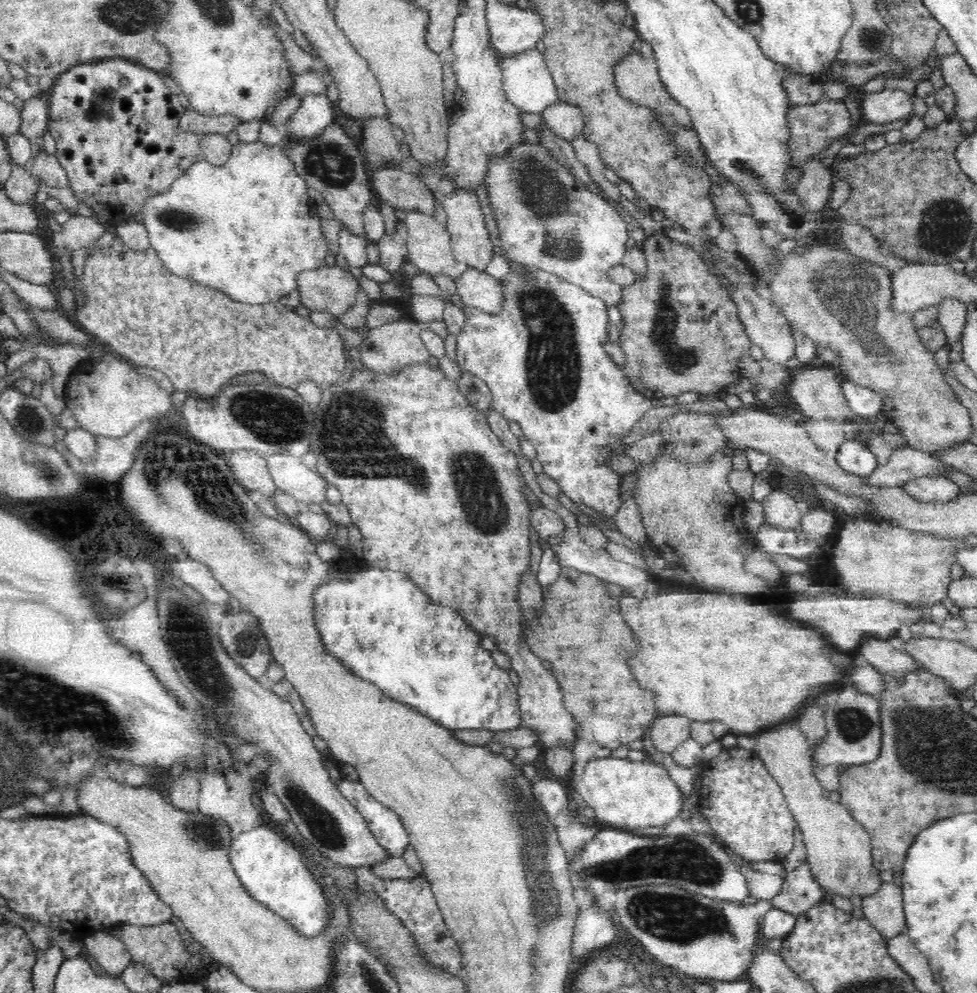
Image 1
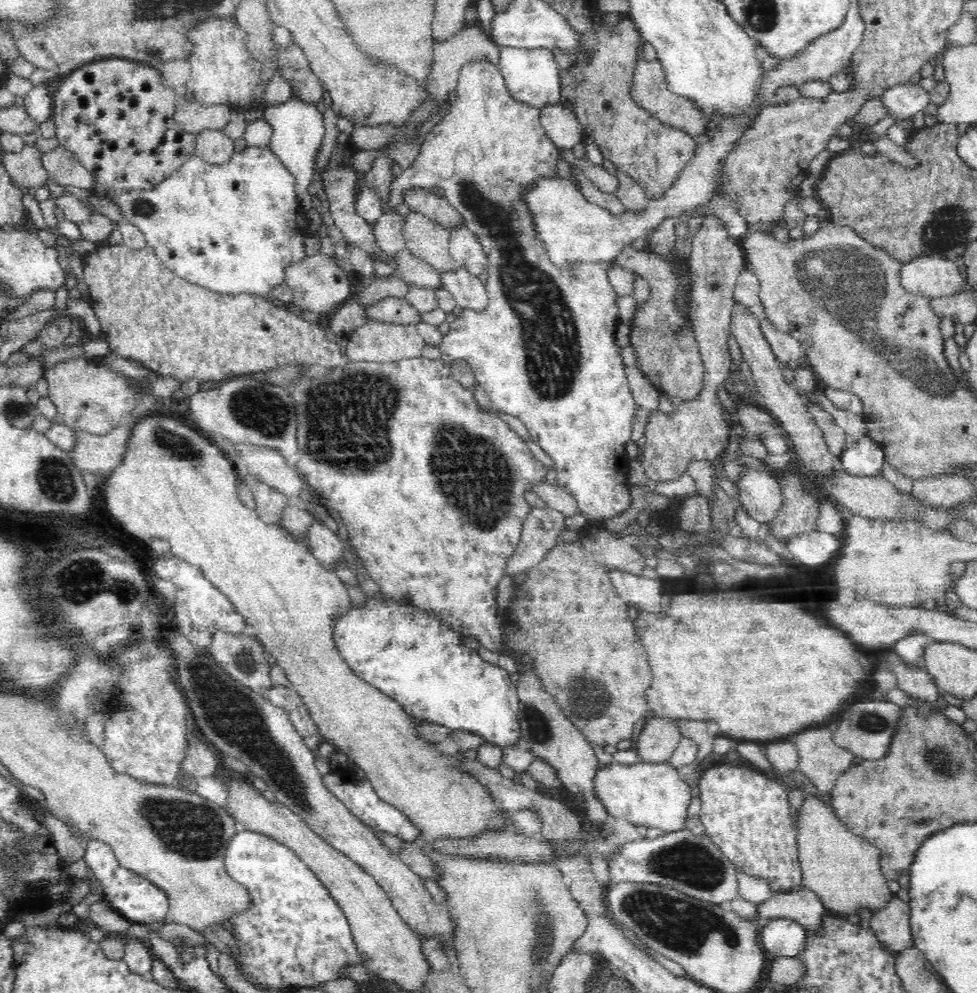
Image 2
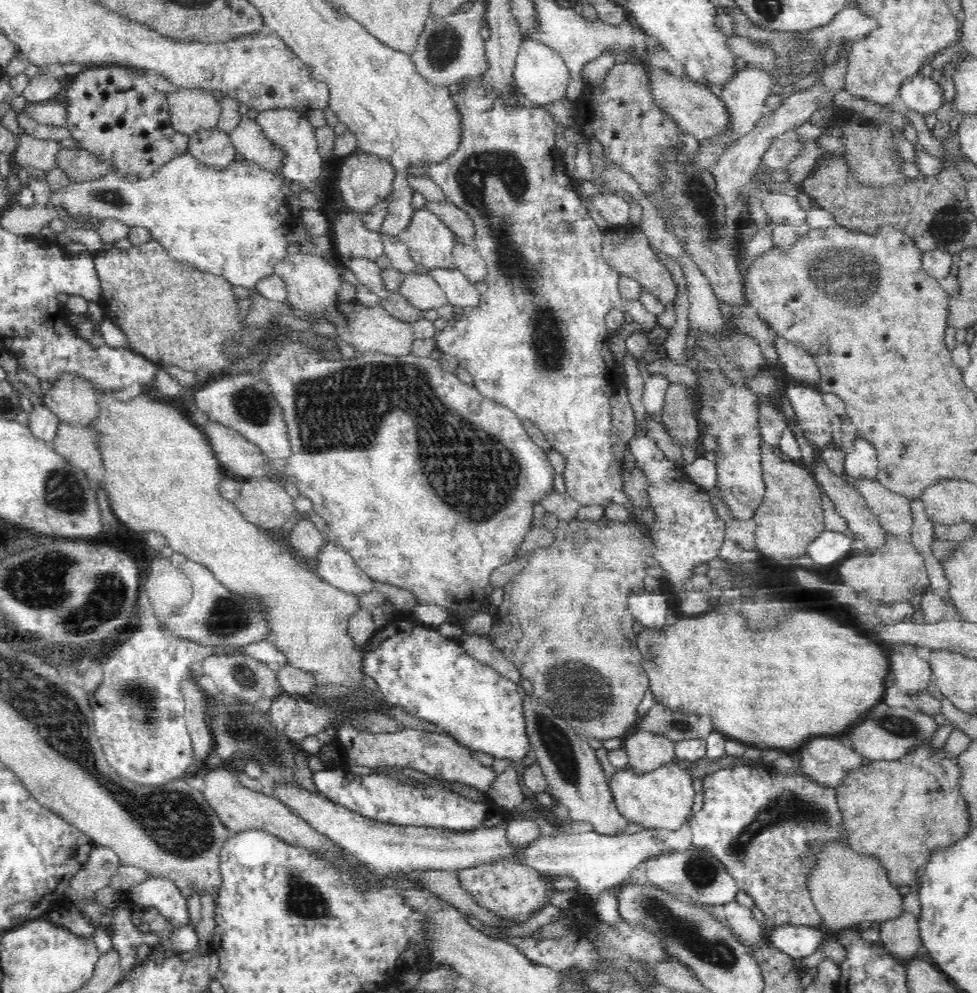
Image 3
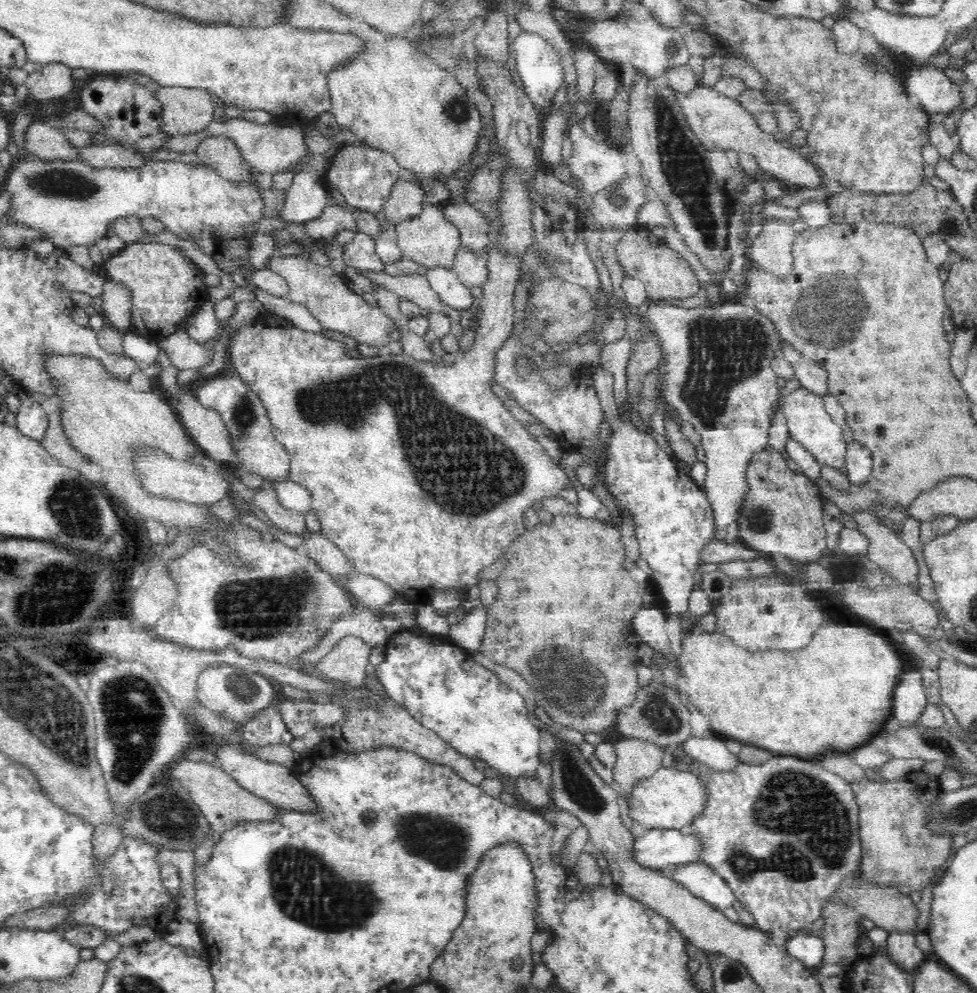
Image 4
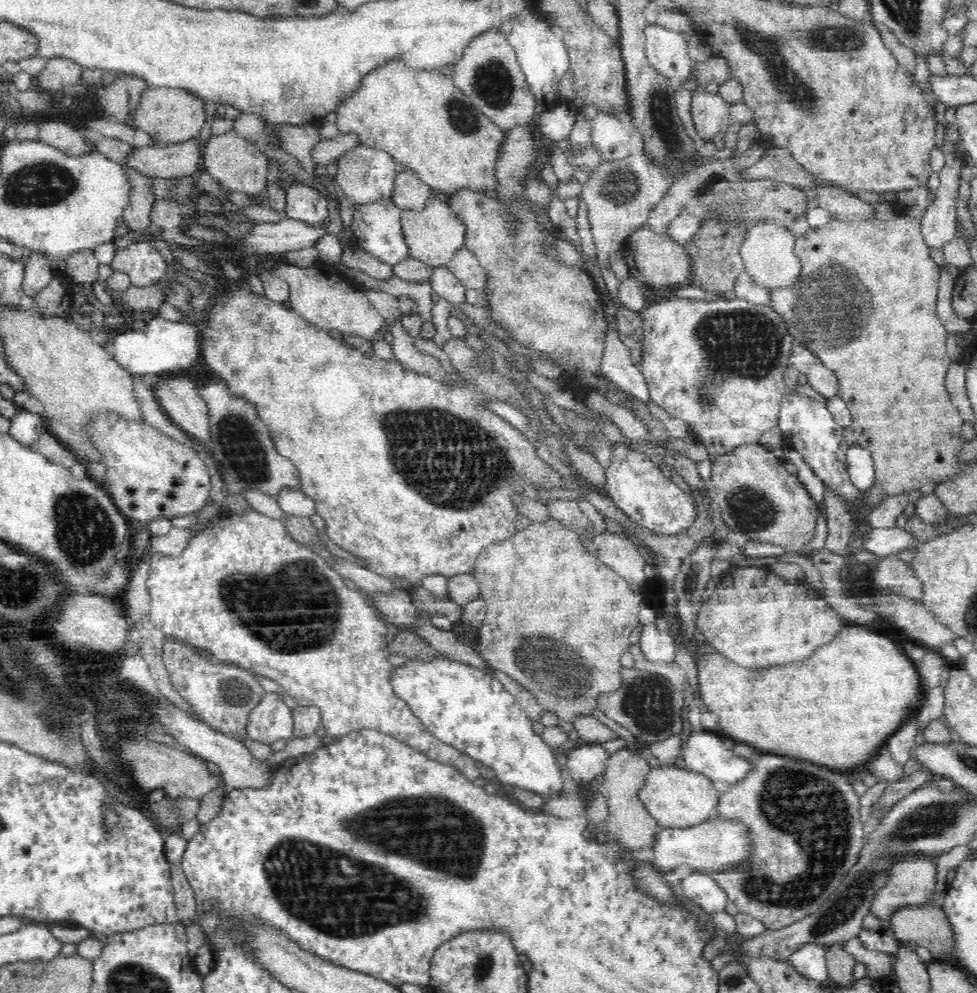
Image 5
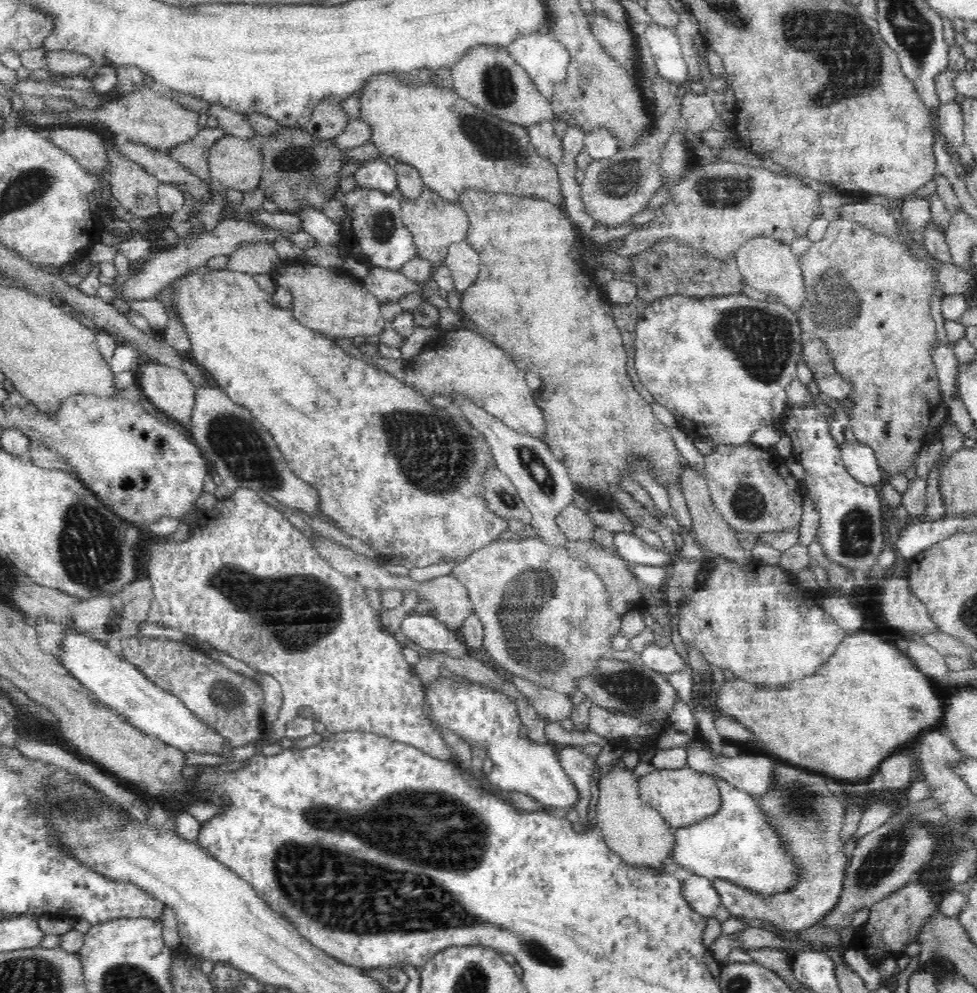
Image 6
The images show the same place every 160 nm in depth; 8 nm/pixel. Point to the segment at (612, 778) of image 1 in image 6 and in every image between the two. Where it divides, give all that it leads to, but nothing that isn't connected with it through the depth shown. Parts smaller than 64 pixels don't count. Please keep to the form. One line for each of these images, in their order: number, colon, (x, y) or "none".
2: (647, 794)
3: (663, 798)
4: (670, 799)
5: (677, 798)
6: (683, 796)

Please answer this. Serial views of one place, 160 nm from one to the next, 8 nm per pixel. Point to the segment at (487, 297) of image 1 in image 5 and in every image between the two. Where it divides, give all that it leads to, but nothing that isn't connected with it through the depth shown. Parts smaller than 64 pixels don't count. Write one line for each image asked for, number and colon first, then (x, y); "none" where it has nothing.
2: (466, 288)
3: (459, 290)
4: (453, 292)
5: (442, 280)

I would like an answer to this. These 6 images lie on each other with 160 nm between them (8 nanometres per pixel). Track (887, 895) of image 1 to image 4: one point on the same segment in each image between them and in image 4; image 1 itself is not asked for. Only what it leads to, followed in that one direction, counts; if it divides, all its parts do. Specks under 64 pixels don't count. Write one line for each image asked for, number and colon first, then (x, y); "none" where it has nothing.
2: (890, 924)
3: (900, 936)
4: (901, 947)

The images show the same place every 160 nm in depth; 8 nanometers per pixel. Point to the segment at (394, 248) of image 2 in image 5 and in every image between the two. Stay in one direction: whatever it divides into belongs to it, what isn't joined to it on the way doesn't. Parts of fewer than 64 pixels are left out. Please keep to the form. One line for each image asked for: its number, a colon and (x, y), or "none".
3: (400, 212)
4: (406, 200)
5: (410, 193)

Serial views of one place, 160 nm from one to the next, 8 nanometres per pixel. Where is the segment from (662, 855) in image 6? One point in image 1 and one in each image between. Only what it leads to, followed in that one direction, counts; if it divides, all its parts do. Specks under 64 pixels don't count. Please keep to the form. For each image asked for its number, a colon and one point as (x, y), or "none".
1: (668, 731)
2: (660, 736)
3: (647, 751)
4: (637, 758)
5: (628, 821)

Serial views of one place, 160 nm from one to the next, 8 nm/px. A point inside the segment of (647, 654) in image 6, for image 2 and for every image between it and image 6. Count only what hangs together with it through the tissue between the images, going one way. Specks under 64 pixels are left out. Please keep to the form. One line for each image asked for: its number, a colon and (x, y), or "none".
2: (645, 593)
3: (649, 607)
4: (650, 623)
5: (657, 647)

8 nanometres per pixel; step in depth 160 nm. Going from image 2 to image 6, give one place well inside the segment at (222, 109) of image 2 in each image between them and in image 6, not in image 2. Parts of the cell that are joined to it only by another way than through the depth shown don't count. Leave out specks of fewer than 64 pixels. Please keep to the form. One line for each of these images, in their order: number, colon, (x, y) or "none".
3: (190, 110)
4: (185, 111)
5: (171, 116)
6: (148, 116)

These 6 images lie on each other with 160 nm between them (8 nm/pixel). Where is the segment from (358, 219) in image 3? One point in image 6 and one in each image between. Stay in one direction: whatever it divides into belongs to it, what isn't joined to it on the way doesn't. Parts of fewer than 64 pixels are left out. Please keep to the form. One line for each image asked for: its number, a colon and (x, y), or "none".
4: (360, 253)
5: (354, 257)
6: (386, 285)

